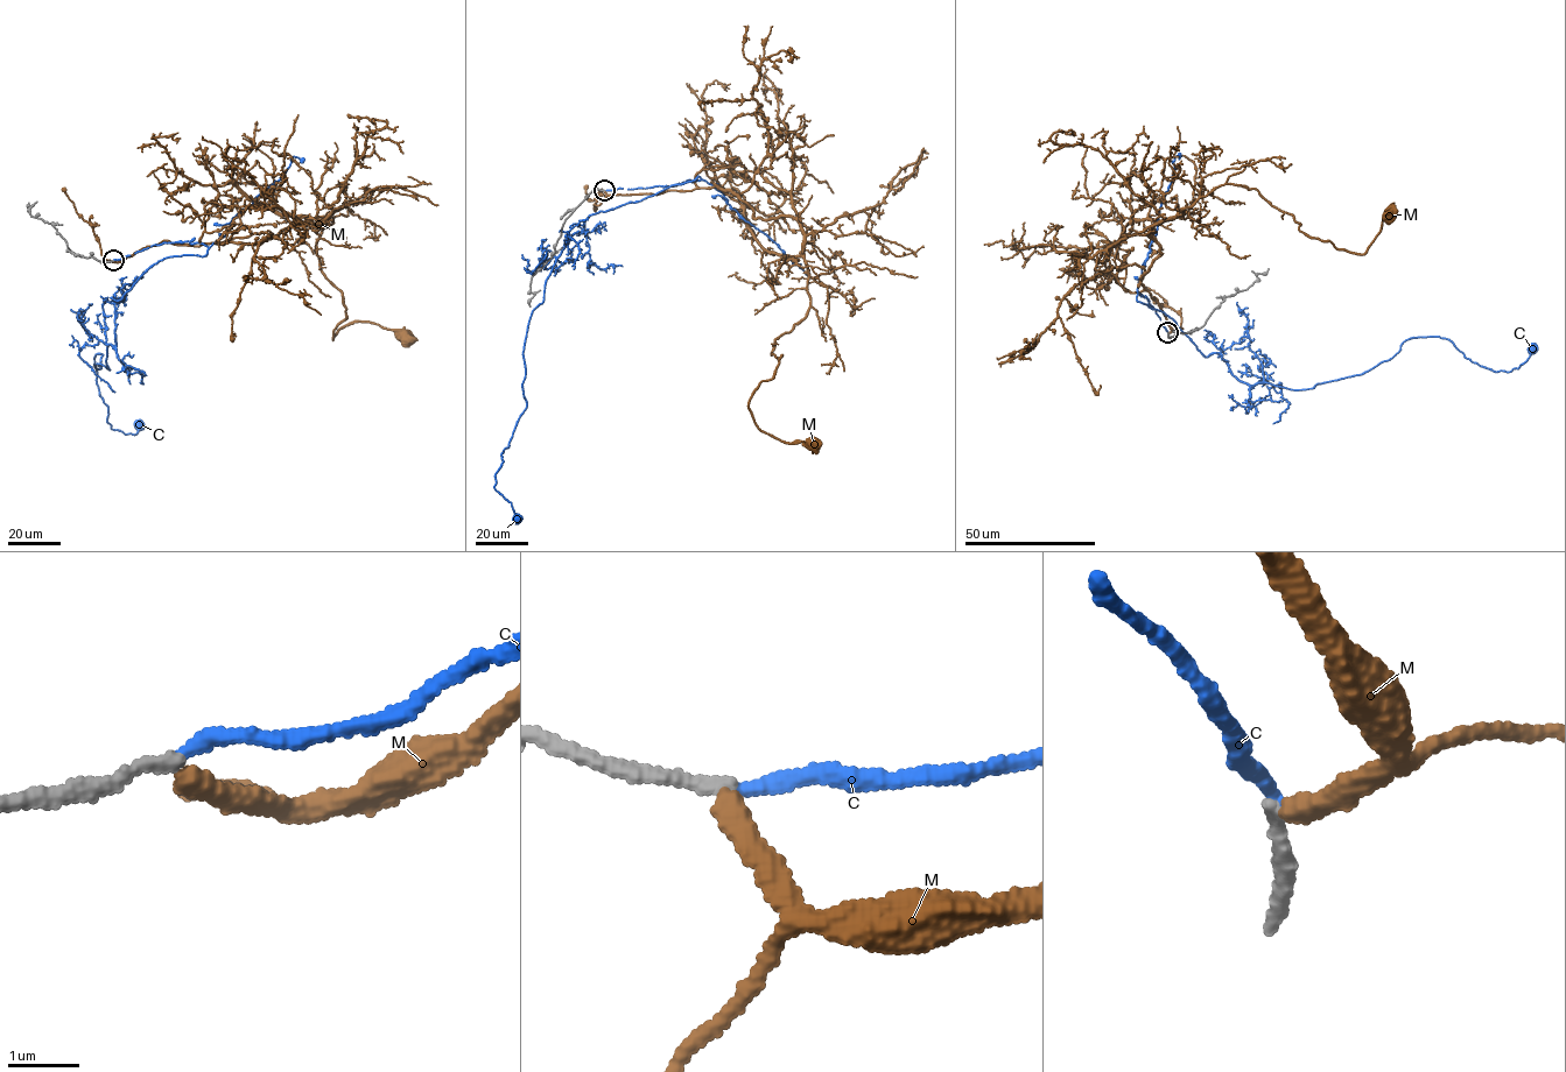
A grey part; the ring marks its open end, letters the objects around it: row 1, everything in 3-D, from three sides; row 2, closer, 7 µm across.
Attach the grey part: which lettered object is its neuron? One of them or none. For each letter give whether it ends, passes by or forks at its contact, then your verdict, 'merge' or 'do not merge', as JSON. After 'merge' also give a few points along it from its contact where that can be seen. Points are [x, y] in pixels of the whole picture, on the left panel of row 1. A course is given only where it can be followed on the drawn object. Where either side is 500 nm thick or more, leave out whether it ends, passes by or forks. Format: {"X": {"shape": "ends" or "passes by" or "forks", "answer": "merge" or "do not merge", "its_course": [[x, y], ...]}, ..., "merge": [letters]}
{"C": {"shape": "ends", "answer": "do not merge"}, "M": {"shape": "ends", "answer": "do not merge"}, "merge": []}

